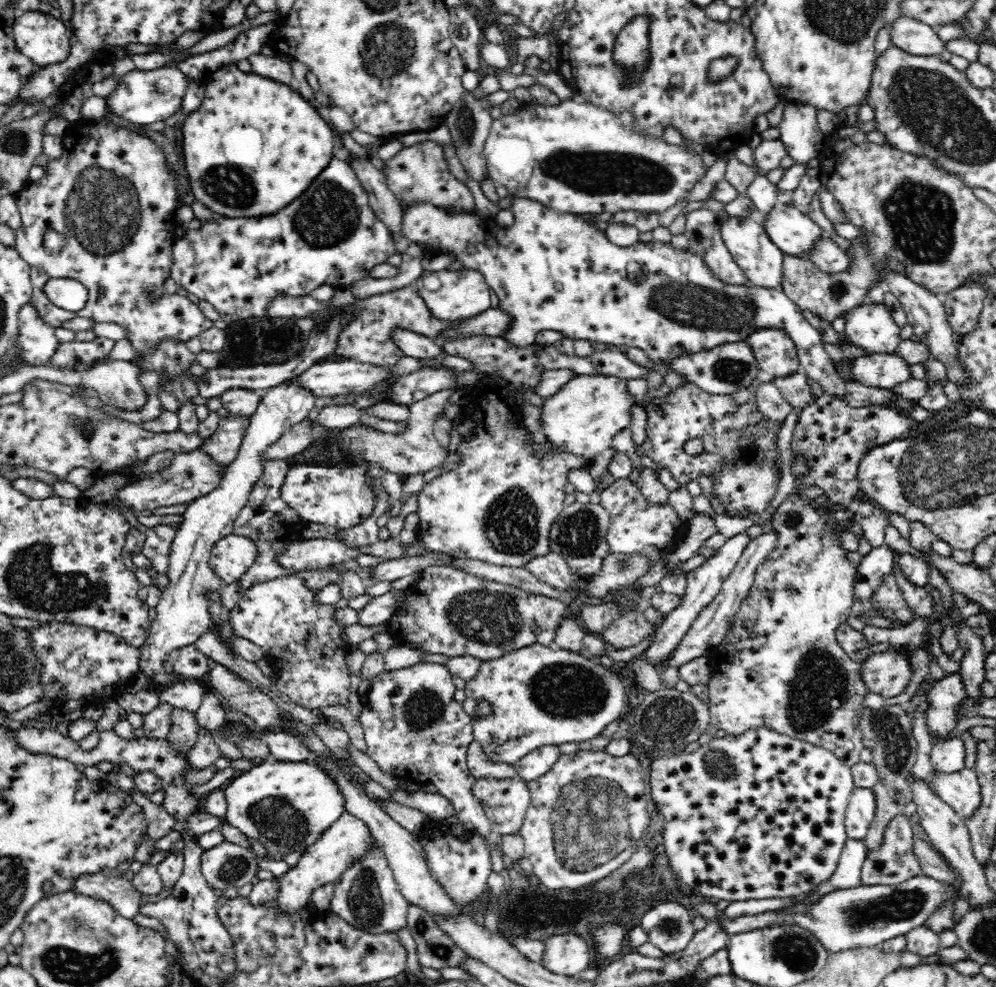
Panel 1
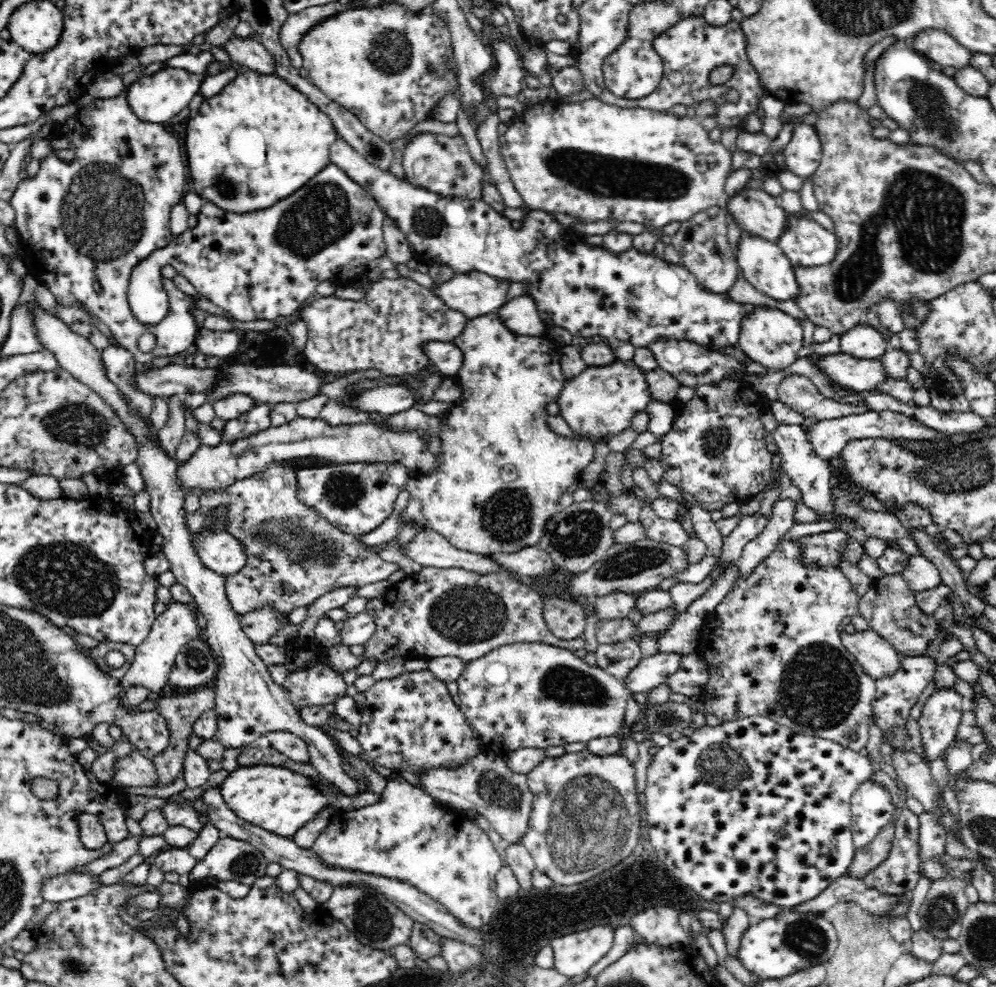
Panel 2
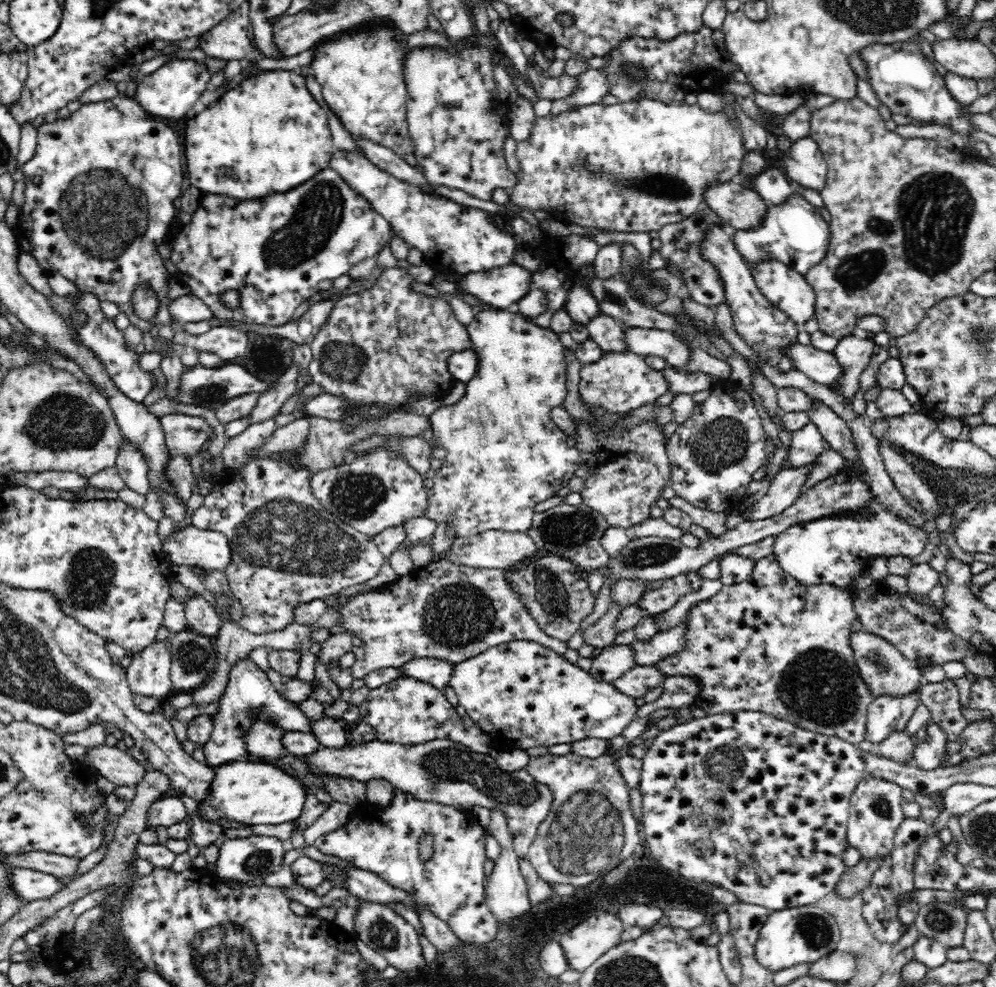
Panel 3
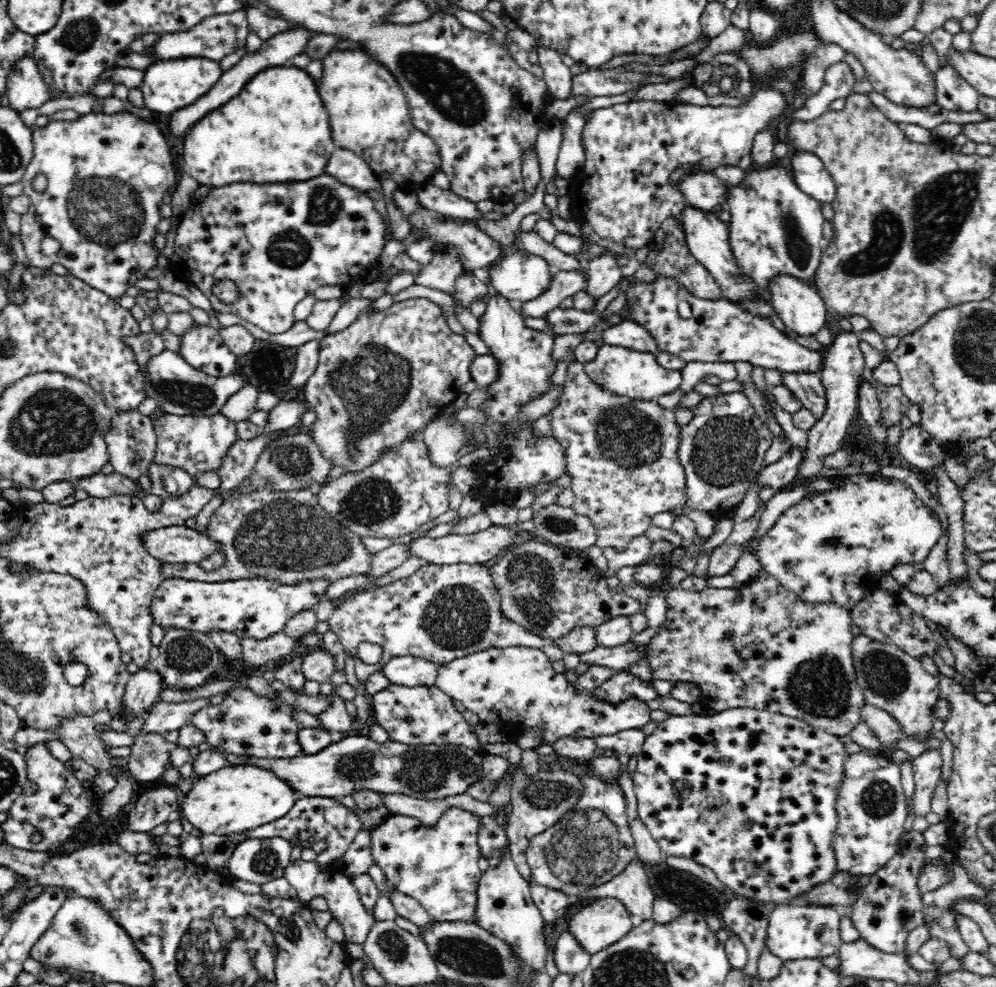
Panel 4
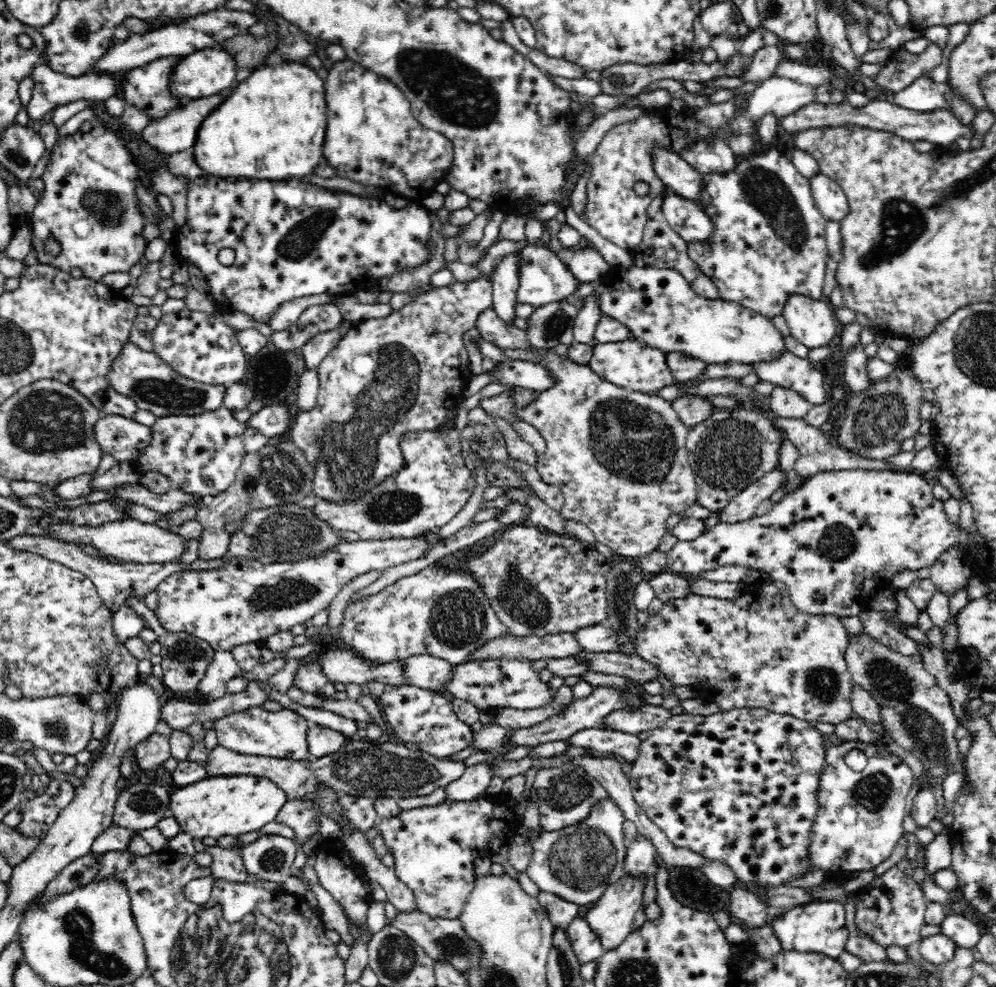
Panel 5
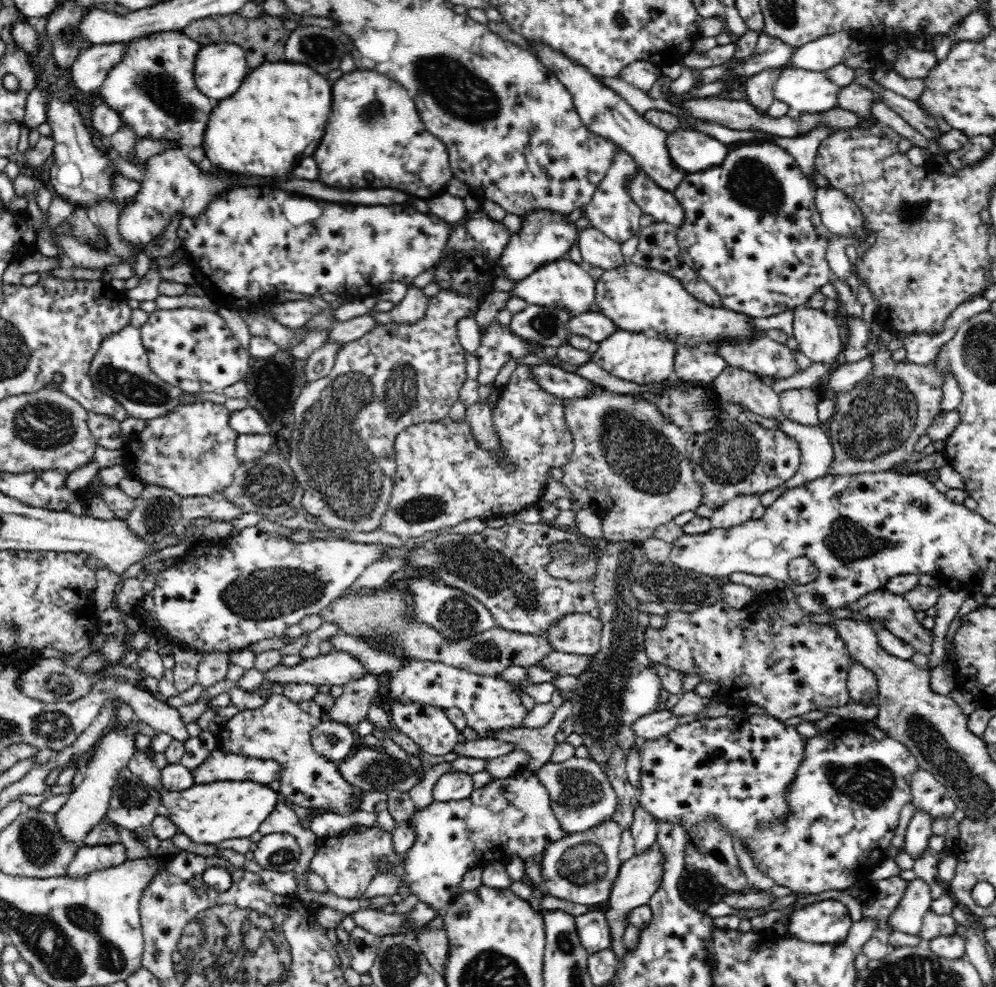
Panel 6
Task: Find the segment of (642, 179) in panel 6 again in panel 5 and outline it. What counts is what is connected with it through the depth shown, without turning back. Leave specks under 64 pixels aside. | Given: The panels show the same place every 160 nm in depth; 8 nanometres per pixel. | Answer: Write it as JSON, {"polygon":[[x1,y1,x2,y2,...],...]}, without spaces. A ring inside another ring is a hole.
{"polygon":[[673,192,666,194,659,217,668,221,668,224,688,243,705,243,711,239,715,226,706,211,699,205,688,199,684,199]]}

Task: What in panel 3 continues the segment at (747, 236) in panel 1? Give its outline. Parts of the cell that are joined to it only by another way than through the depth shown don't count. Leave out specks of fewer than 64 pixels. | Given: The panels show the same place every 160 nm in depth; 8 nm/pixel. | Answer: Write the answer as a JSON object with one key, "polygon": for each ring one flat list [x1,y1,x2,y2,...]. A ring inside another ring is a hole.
{"polygon":[[768,258,752,264,750,276,758,290,798,326,814,317,816,295,803,274,775,258]]}

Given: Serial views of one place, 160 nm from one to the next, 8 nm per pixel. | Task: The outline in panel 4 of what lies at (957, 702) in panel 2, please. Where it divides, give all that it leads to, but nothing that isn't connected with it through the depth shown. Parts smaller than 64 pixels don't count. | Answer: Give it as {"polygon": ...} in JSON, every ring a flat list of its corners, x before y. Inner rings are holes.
{"polygon":[[926,748,920,755,913,758,912,772,915,782,913,794,914,811,922,817,930,809,932,792,936,788,936,782,940,780,942,772,942,754,940,749]]}

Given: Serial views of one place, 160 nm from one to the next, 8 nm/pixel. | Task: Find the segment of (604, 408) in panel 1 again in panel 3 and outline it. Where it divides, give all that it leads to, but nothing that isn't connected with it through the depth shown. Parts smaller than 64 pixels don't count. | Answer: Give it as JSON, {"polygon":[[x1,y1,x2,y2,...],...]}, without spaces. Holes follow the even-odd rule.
{"polygon":[[603,353,602,358,589,365,583,365,579,372,578,399,590,410,598,408,608,413,628,414,638,407,653,403,656,398,666,394,666,381,662,371,646,365,642,355,627,353]]}

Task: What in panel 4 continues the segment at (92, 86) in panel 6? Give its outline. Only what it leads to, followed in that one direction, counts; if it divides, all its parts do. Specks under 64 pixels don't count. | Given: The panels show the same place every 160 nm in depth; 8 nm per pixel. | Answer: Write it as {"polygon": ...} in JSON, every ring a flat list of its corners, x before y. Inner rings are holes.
{"polygon":[[246,7,230,14,219,14,205,18,200,24,184,32,160,34,160,40,156,46,149,48,149,56,151,57,154,51,158,55,158,61,204,57,219,62,222,58,232,55,246,45,246,36,250,34,251,28,245,10]]}

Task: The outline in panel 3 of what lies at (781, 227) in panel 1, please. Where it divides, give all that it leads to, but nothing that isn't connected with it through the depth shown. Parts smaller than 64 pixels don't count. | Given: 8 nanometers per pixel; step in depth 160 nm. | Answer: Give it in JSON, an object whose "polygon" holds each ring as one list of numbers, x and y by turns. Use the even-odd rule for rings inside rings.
{"polygon":[[731,181,710,188,705,200,705,204,714,209,724,223,744,231,757,229,770,205,753,189,748,190]]}

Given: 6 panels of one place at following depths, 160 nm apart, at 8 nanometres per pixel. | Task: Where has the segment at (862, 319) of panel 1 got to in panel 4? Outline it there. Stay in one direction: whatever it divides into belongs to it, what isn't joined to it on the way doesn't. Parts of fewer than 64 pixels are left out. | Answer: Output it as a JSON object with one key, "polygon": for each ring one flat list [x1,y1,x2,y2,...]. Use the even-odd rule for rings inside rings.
{"polygon":[[840,331,833,339,832,344,826,347,826,350,822,353,823,365,820,375,827,396,826,412,810,430,807,430,807,450,798,465,798,472,794,474,794,478,790,482,786,482,786,485,782,486,776,493,789,491,800,485,806,486,808,482,816,480,821,470,826,467,823,463,824,458,841,449,842,437,846,436,852,418,855,417,857,408,859,408,859,386,865,367,865,358,858,345,860,341,859,334,853,331]]}

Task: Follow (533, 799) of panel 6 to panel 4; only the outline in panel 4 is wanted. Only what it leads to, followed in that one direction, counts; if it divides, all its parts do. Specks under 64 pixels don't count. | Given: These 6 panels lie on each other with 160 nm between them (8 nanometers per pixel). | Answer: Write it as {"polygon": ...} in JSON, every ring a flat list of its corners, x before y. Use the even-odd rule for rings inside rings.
{"polygon":[[455,807,448,808,431,827,424,827,410,816,389,814,380,825,370,830,372,865,382,870,393,888,418,900,434,921,477,924,477,886,482,874,478,860,483,856,477,841,480,820,480,817]]}

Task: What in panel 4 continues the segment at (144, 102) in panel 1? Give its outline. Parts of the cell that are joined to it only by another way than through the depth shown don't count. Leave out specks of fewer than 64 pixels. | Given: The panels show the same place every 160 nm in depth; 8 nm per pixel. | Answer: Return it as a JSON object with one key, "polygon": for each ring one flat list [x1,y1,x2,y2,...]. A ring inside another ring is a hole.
{"polygon":[[186,57,156,61,146,68,142,91,146,109,160,114,172,115,182,108,192,106,219,82,223,74,219,62,204,57]]}

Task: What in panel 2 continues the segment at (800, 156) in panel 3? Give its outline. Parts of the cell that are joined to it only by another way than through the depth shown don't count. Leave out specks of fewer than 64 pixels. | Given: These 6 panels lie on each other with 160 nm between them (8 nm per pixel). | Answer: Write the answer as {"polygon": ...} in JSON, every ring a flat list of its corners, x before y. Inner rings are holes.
{"polygon":[[797,120,792,123,793,134,783,150,787,170,806,178,814,174,822,160,821,140,815,127]]}

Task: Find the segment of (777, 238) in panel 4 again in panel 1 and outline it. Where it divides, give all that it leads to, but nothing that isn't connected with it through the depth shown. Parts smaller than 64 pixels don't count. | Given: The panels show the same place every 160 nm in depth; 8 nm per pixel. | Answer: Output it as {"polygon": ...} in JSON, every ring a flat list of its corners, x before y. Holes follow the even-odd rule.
{"polygon":[[826,235,815,244,809,259,820,273,836,274,851,271,848,256]]}

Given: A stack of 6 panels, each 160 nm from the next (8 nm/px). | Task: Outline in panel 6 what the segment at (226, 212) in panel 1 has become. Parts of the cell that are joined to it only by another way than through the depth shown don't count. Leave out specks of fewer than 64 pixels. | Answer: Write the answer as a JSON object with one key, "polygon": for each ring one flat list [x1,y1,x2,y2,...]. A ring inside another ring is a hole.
{"polygon":[[266,62,249,72,236,94,214,103,201,146,211,167,283,177,318,148,330,106,332,86,322,74,301,63]]}

